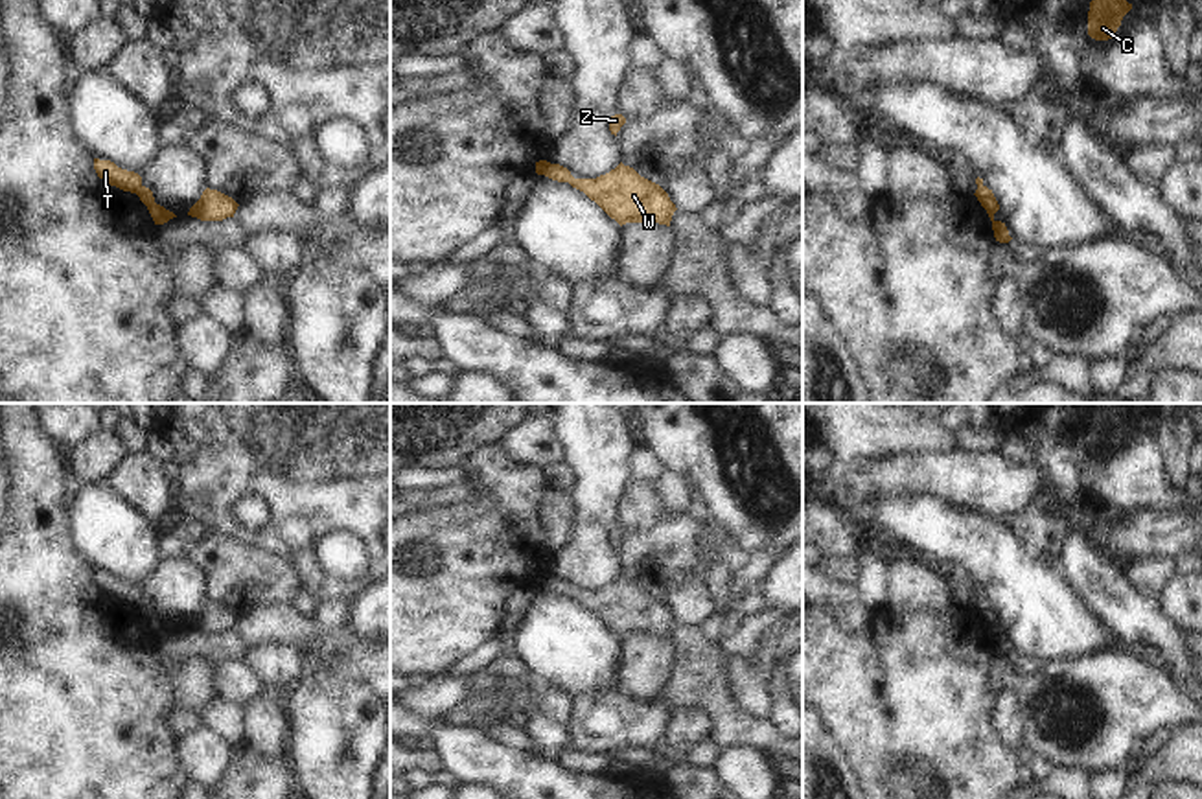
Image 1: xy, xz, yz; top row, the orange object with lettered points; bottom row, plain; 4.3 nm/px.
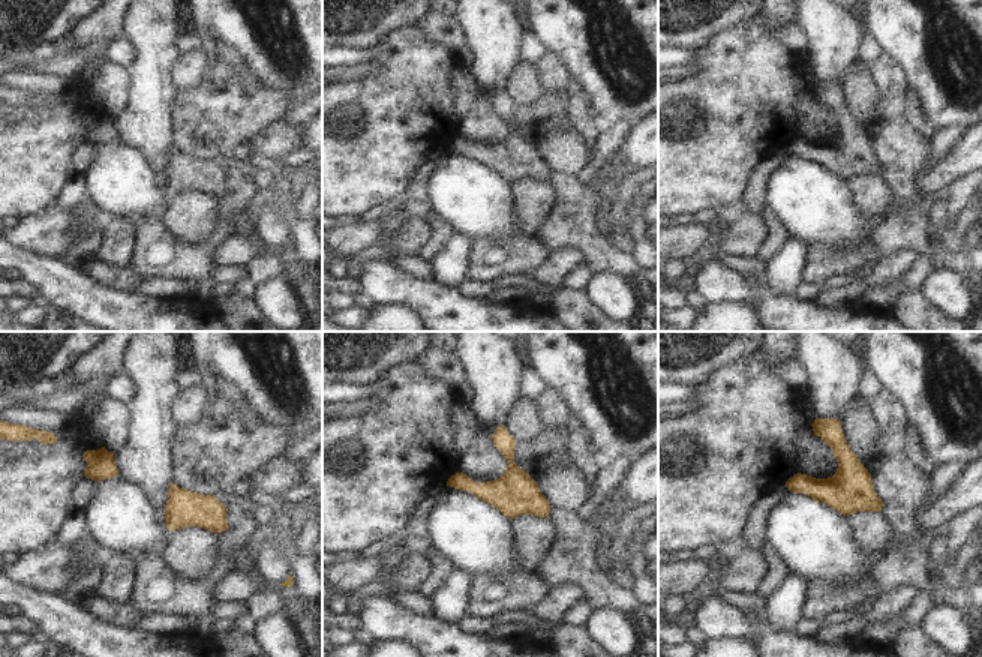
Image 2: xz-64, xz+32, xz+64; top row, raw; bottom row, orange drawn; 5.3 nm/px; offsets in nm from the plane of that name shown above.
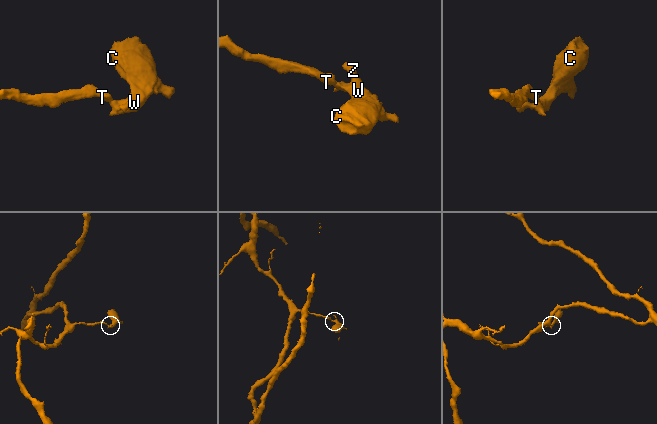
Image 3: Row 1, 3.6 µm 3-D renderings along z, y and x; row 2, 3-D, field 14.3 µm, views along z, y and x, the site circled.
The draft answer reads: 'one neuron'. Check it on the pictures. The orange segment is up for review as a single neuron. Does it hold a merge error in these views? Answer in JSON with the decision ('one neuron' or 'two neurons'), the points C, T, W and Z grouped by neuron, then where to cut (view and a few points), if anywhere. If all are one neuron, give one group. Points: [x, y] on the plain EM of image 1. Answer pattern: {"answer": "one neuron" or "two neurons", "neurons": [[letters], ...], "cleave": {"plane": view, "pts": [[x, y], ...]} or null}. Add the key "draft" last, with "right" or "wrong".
{"answer": "one neuron", "neurons": [["C", "T", "W", "Z"]], "cleave": null, "draft": "right"}

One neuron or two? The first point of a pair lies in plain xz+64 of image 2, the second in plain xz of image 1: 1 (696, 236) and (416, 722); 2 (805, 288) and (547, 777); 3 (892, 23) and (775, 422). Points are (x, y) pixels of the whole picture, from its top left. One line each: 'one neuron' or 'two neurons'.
1: two neurons
2: two neurons
3: one neuron

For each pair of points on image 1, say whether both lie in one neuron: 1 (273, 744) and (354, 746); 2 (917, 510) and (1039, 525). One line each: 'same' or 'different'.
1: different
2: different

